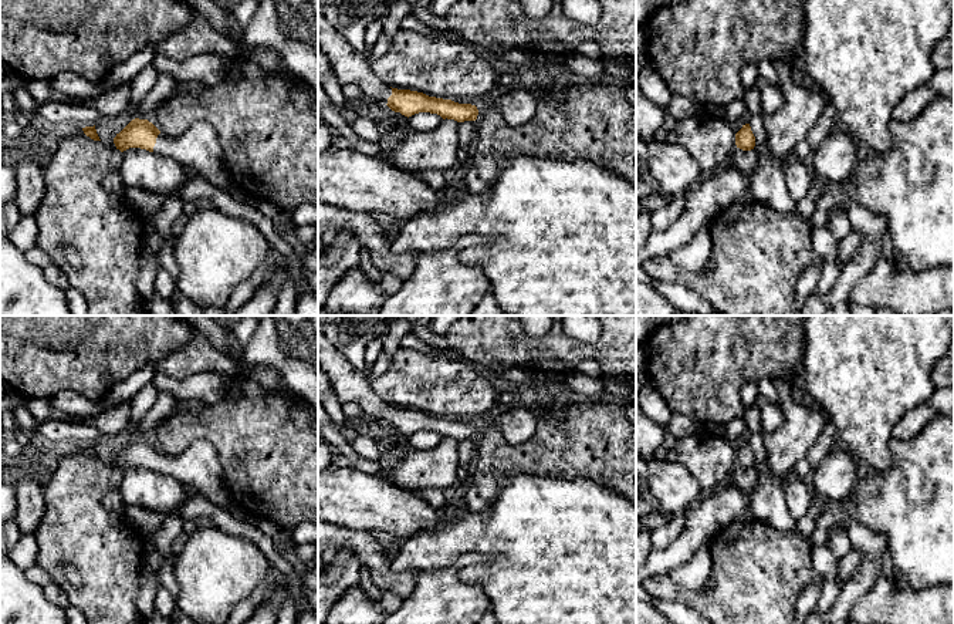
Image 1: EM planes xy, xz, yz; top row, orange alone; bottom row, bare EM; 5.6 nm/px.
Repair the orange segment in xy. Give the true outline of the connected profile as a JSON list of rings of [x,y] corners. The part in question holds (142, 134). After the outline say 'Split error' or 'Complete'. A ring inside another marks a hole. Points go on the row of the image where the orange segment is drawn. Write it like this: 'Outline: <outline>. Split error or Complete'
Outline: [[[135,118],[116,134],[114,144],[121,152],[141,148],[170,156],[193,168],[209,183],[230,193],[241,203],[251,199],[251,195],[231,181],[224,165],[221,144],[209,122],[197,121],[182,135],[168,136],[148,119]]]. Split error

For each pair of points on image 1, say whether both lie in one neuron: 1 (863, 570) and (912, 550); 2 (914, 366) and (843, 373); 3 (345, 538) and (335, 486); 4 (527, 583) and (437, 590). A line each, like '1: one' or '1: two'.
1: two
2: one
3: two
4: two

